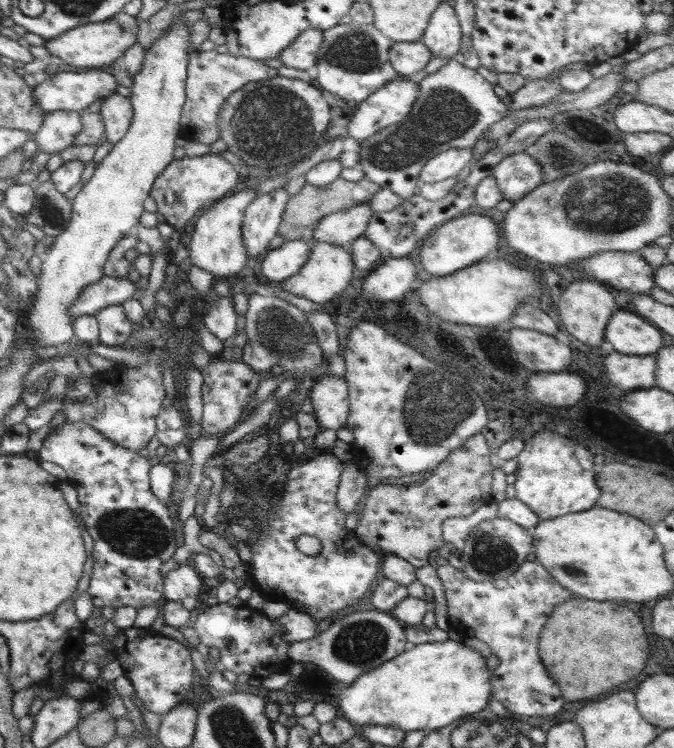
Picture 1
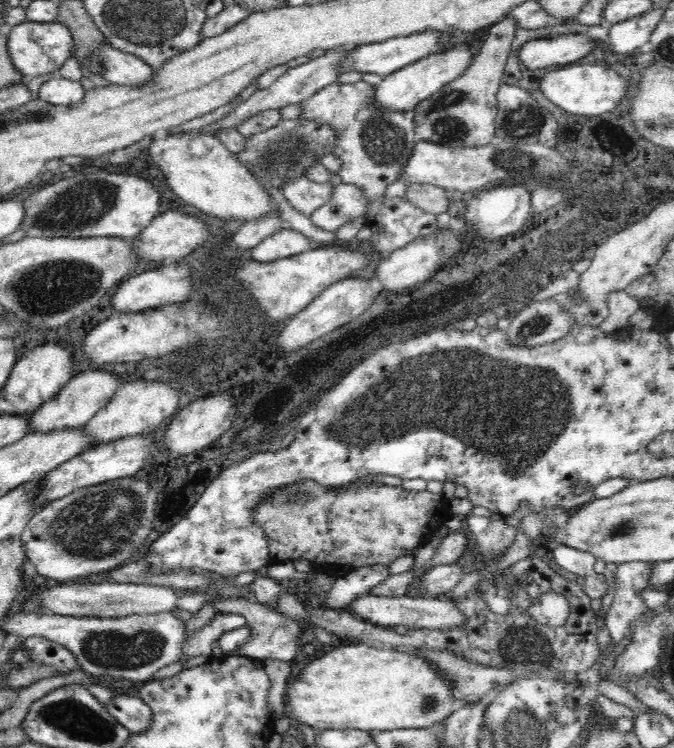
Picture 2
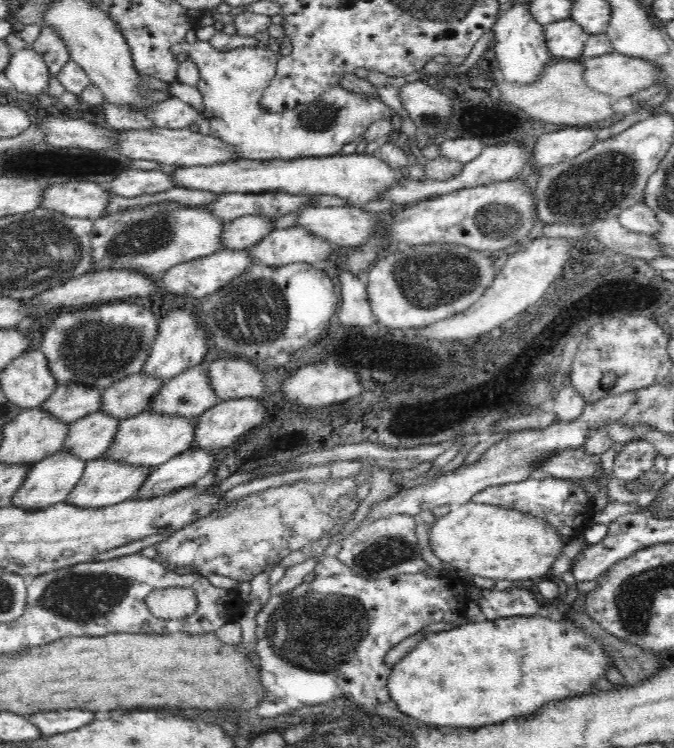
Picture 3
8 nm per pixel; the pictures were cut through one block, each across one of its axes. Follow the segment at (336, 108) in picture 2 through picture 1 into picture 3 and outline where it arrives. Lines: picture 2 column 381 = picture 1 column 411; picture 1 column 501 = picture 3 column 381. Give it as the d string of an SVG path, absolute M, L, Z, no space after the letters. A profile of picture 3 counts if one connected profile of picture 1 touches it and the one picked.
M198 40L188 55L200 70L197 89L204 99L202 113L209 119L209 134L234 145L240 158L293 161L334 156L350 141L359 140L373 122L391 118L395 113L380 97L366 99L360 93L347 91L340 84L322 93L315 102L295 106L282 114L271 113L259 105L270 80L277 74L279 62L267 43L219 51L210 41Z

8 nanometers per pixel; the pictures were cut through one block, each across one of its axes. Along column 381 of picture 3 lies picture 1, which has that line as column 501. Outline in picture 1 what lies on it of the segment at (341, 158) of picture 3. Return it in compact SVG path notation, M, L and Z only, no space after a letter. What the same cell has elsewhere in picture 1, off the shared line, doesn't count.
M525 151L500 159L500 163L494 167L493 177L502 192L502 198L512 203L543 182L540 164Z

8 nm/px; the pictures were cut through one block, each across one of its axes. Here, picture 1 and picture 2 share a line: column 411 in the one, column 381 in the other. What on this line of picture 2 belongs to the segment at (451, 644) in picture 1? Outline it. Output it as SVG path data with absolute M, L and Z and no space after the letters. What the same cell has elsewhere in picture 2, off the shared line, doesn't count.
M363 642L354 645L336 645L336 648L332 651L316 658L312 662L308 663L301 673L292 678L290 683L287 683L285 693L283 697L283 703L286 707L286 713L295 723L300 722L302 724L308 724L312 726L316 731L320 730L346 730L346 729L358 729L358 730L394 730L399 728L417 728L428 729L436 723L442 723L446 717L451 715L451 709L454 707L457 698L453 697L453 688L451 684L440 676L435 670L435 666L428 662L425 658L420 658L413 652L400 652L396 647L385 647L381 645L373 645L371 643Z

